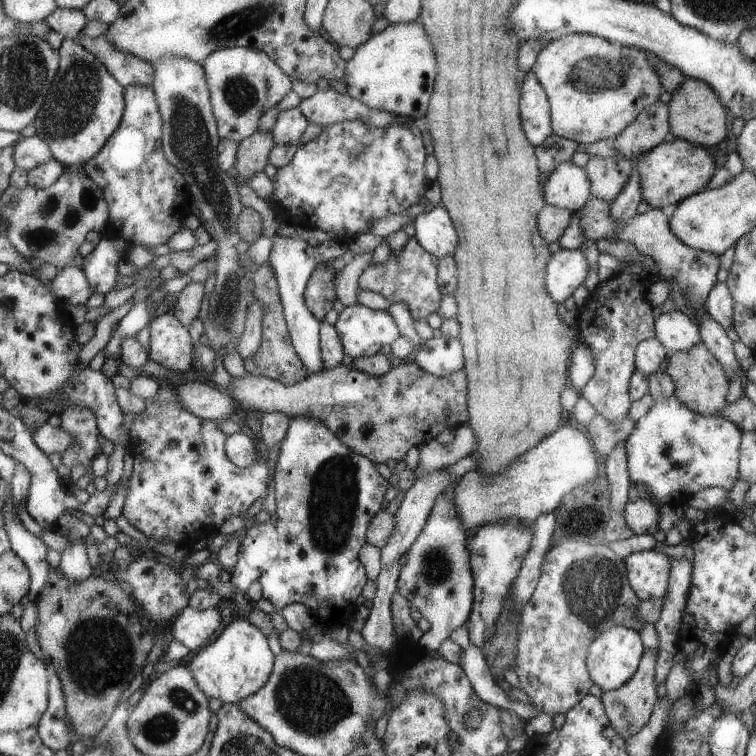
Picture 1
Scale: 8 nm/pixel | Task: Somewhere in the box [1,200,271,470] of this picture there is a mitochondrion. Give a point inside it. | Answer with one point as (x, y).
(223, 325)

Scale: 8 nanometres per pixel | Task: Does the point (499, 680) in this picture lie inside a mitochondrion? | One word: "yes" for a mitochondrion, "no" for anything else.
no

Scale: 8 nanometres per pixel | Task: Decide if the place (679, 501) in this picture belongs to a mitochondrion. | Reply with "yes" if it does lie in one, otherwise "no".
no

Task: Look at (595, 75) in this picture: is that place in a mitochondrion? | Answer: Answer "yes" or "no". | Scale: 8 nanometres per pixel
yes

